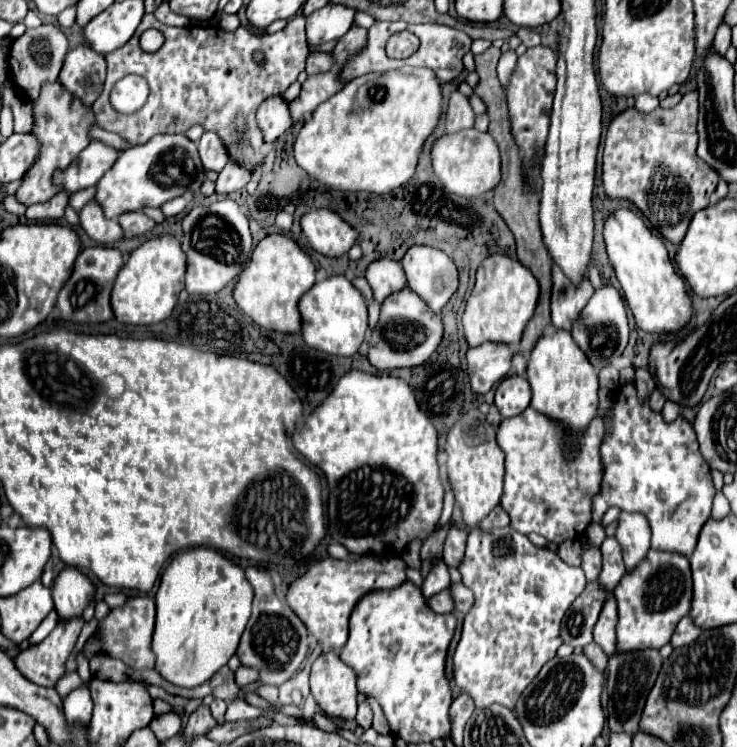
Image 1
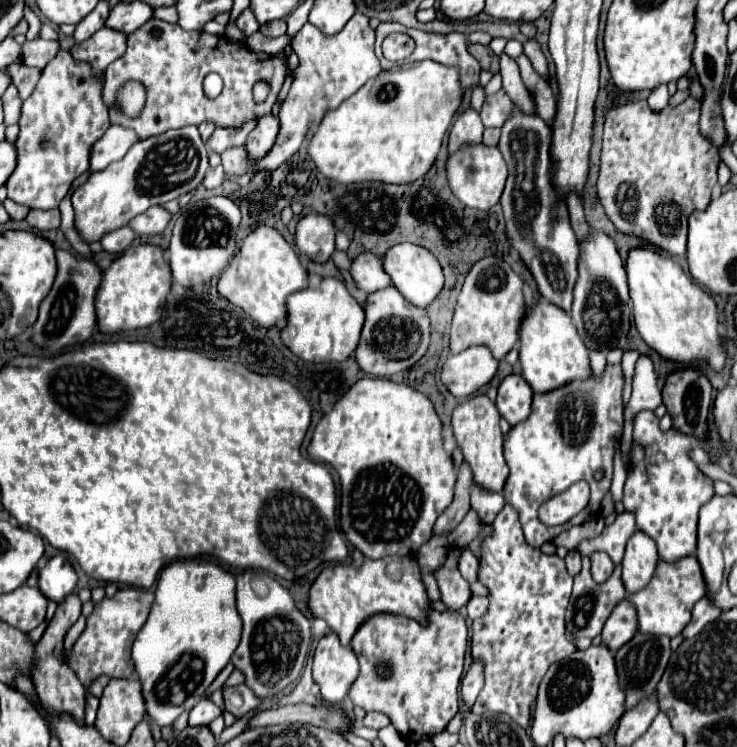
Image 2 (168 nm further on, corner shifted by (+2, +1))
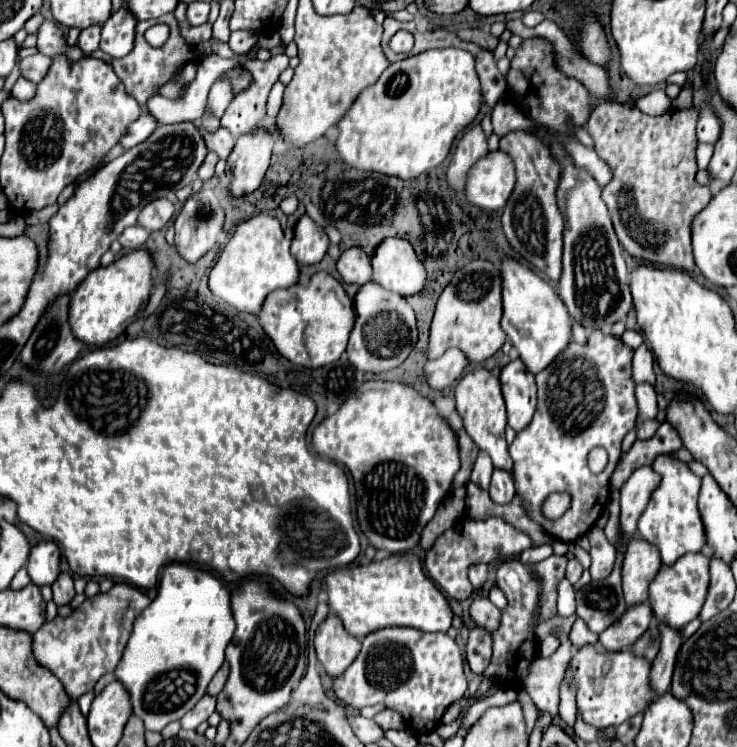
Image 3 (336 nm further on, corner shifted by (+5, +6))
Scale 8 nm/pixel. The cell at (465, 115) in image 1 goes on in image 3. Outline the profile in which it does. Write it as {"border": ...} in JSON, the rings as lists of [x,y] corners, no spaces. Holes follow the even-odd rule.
{"border":[[[472,125],[470,129],[466,129],[466,133],[462,135],[462,139],[456,145],[456,151],[452,155],[446,179],[448,185],[462,193],[466,187],[466,177],[468,171],[474,167],[474,163],[482,157],[488,155],[488,143],[484,137],[484,131],[480,129],[480,125]]]}

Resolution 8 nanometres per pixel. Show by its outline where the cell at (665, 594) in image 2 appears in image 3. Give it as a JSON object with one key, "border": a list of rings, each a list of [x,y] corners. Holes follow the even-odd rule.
{"border":[[[688,553],[674,563],[674,567],[662,565],[660,573],[650,585],[650,605],[656,615],[656,619],[670,623],[670,627],[684,627],[692,619],[700,615],[700,609],[706,601],[708,585],[710,585],[710,573],[708,573],[710,559],[702,553]]]}

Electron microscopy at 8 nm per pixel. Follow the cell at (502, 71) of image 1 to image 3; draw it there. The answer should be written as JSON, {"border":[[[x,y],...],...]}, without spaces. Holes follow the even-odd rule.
{"border":[[[512,131],[506,137],[502,137],[500,151],[508,153],[512,157],[512,161],[516,165],[516,177],[518,177],[514,195],[508,199],[508,203],[504,207],[502,229],[504,229],[512,249],[516,249],[536,271],[542,271],[544,277],[548,277],[550,281],[556,283],[560,279],[560,271],[562,271],[562,227],[564,227],[564,219],[556,205],[558,167],[554,167],[554,159],[550,159],[550,155],[546,155],[546,147],[542,147],[542,143],[538,143],[538,139],[534,139],[534,135],[526,135],[526,131]]]}

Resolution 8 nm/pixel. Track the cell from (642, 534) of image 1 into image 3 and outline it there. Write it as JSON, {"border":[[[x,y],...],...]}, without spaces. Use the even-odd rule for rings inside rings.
{"border":[[[640,537],[628,539],[628,549],[622,563],[622,585],[628,607],[632,607],[632,603],[648,601],[648,587],[658,575],[660,567],[662,561],[658,549],[652,543],[646,543]]]}

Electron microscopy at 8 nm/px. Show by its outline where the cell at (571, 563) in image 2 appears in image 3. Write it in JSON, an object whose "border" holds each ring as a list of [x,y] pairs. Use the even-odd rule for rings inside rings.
{"border":[[[570,559],[568,567],[566,567],[566,579],[574,585],[578,579],[582,577],[582,565],[578,559]]]}

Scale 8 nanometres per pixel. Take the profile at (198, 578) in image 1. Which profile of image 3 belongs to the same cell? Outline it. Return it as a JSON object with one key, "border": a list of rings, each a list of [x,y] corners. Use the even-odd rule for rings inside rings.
{"border":[[[170,563],[170,567],[162,571],[156,599],[134,621],[124,657],[114,671],[116,679],[130,693],[132,713],[144,721],[148,731],[162,731],[168,723],[182,719],[206,695],[208,683],[224,663],[224,649],[232,635],[234,617],[230,615],[230,595],[222,581],[208,571],[184,563]]]}

